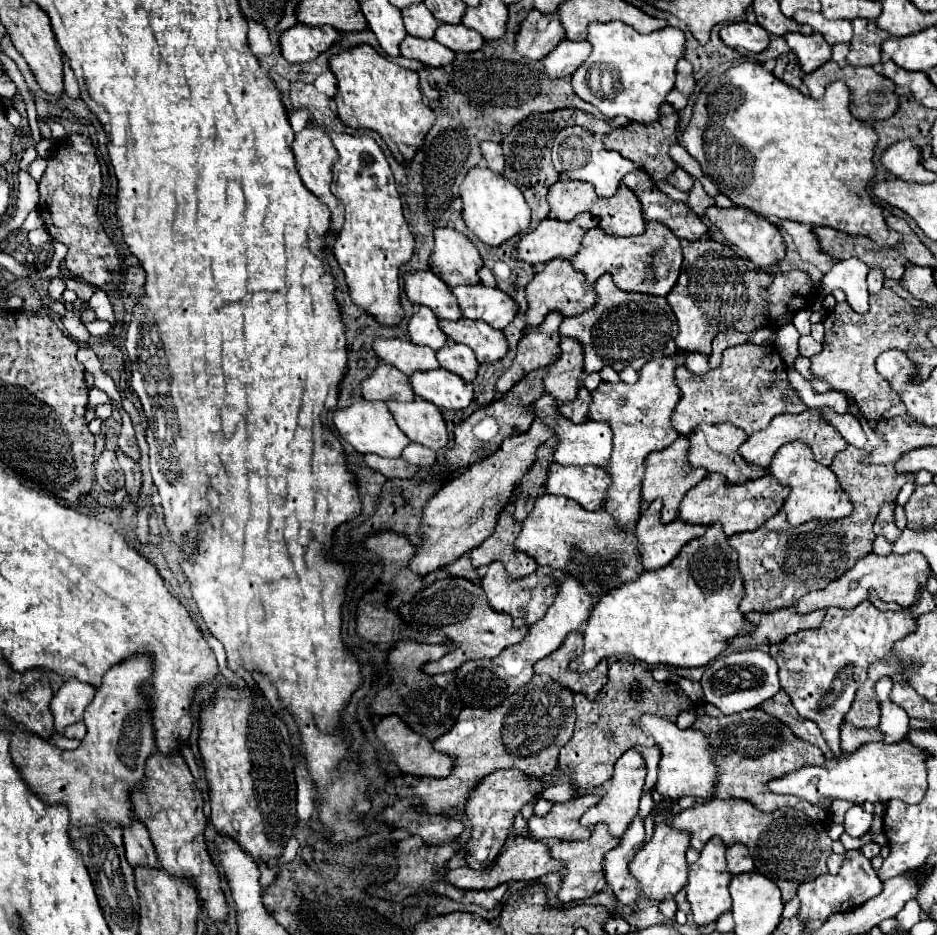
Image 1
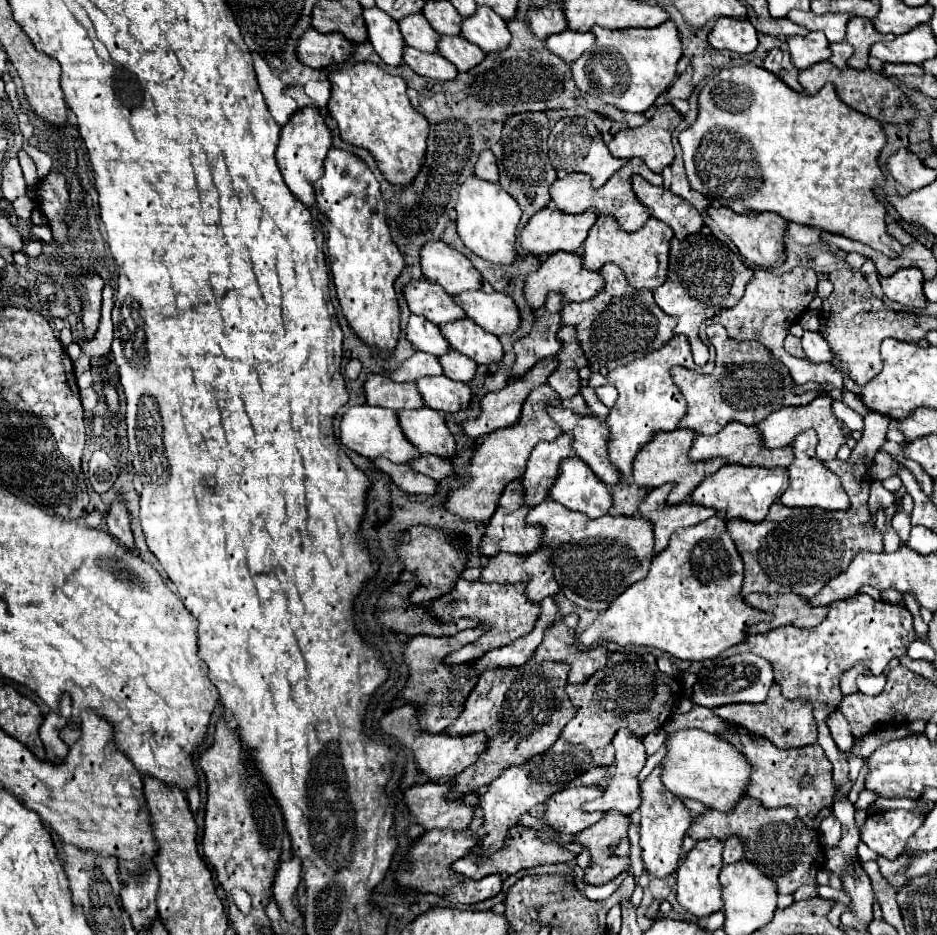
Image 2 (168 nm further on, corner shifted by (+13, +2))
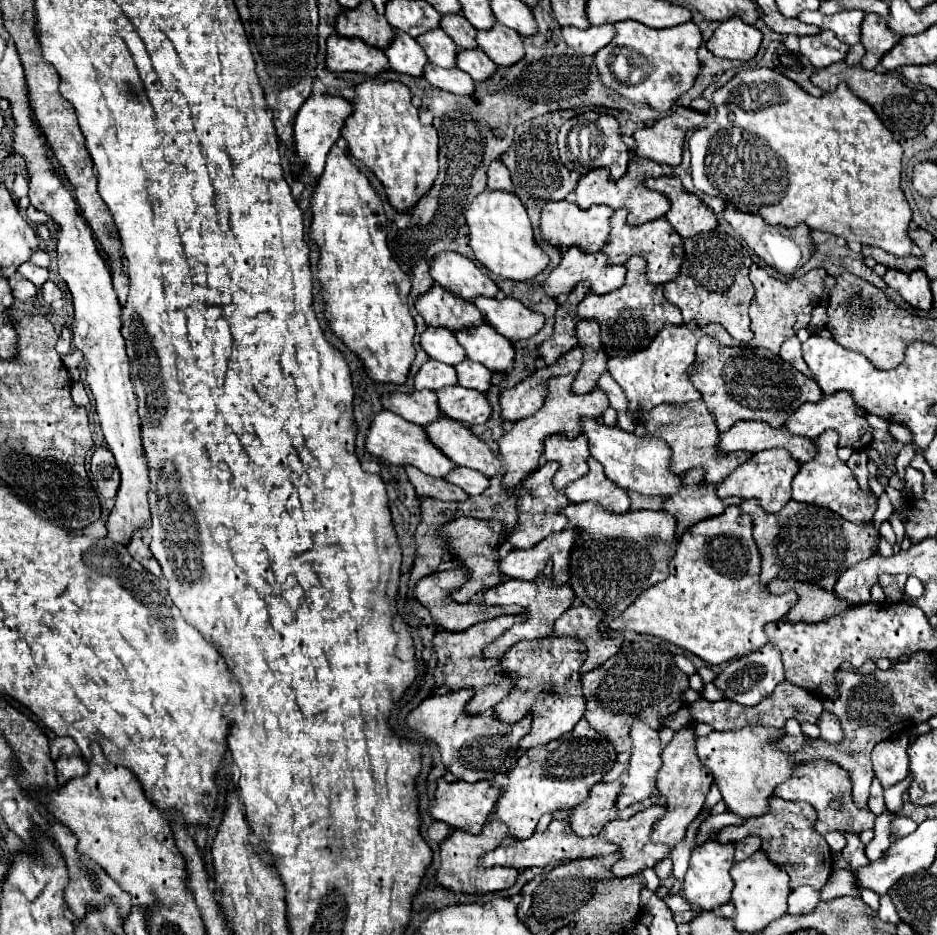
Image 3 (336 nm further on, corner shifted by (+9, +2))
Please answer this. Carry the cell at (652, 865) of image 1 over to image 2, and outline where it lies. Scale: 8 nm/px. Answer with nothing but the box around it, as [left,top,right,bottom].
[639,765,691,879]

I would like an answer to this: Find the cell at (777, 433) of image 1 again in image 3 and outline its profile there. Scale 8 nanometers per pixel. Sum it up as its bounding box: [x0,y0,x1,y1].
[785,391,873,451]

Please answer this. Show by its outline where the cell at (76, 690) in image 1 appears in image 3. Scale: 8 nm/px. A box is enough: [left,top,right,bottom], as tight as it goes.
[55,757,87,785]

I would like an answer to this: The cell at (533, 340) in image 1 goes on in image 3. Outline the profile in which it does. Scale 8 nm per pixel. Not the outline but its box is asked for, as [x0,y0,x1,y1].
[539,283,589,365]

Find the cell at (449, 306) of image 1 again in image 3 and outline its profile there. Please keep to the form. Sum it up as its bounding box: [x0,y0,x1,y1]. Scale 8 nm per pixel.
[415,285,485,331]

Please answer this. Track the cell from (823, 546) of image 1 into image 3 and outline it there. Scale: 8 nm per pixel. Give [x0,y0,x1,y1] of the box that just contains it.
[741,499,875,591]

